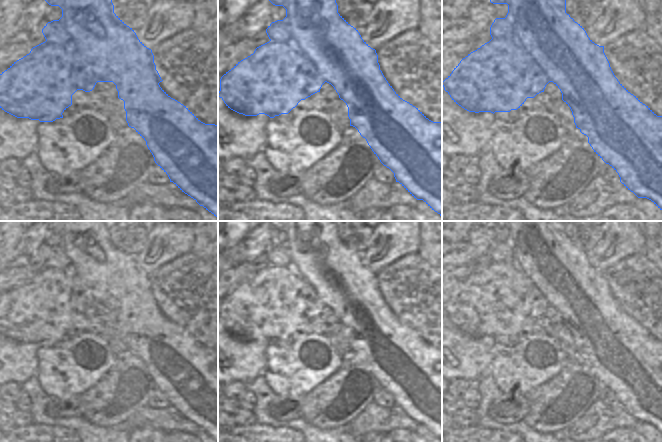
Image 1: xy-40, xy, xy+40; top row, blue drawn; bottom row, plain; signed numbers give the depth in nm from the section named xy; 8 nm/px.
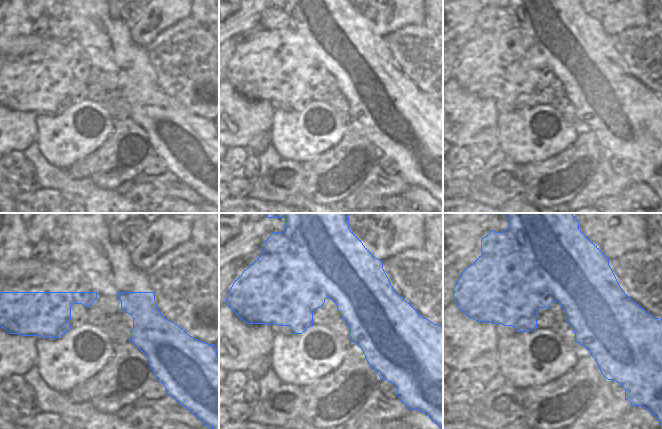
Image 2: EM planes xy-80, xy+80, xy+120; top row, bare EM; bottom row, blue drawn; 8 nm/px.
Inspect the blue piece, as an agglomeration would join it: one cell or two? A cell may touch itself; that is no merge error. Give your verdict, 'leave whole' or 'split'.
split

